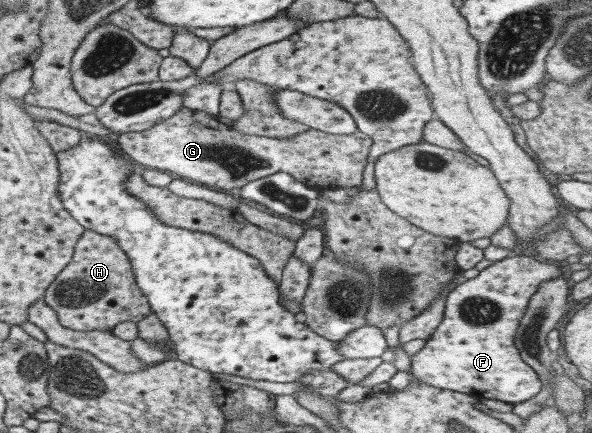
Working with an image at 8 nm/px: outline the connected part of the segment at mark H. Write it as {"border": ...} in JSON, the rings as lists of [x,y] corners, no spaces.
{"border":[[[84,229],[75,243],[71,260],[57,274],[55,280],[45,289],[43,301],[56,312],[56,318],[62,327],[74,331],[93,329],[111,331],[119,322],[139,322],[150,313],[150,306],[144,294],[139,290],[128,256],[121,250],[113,237]]]}

